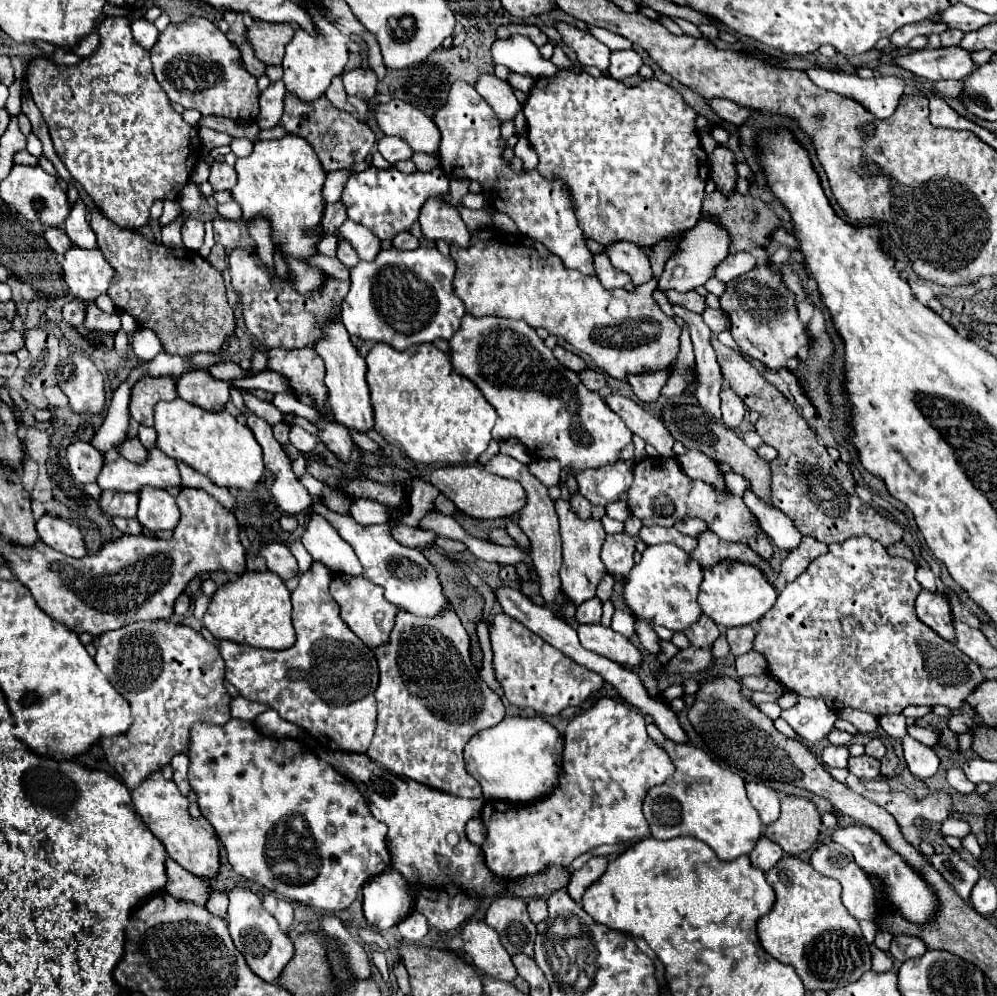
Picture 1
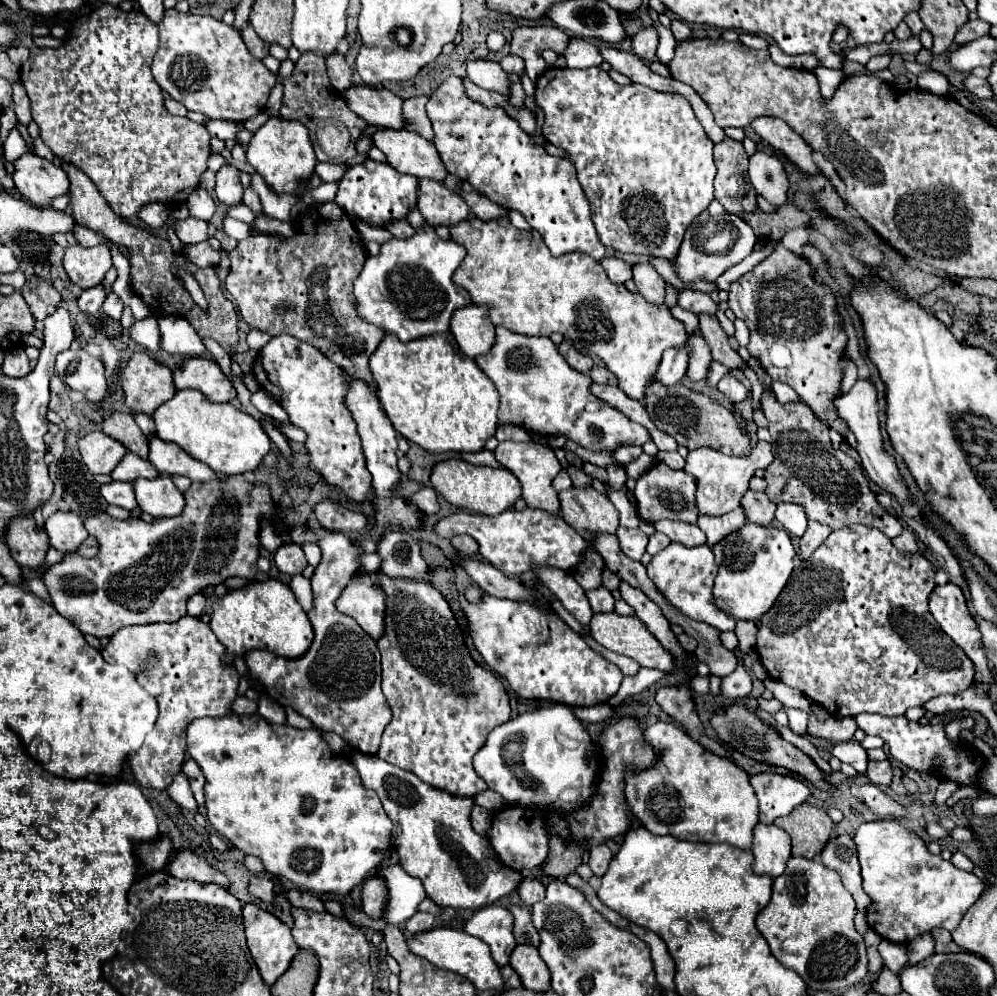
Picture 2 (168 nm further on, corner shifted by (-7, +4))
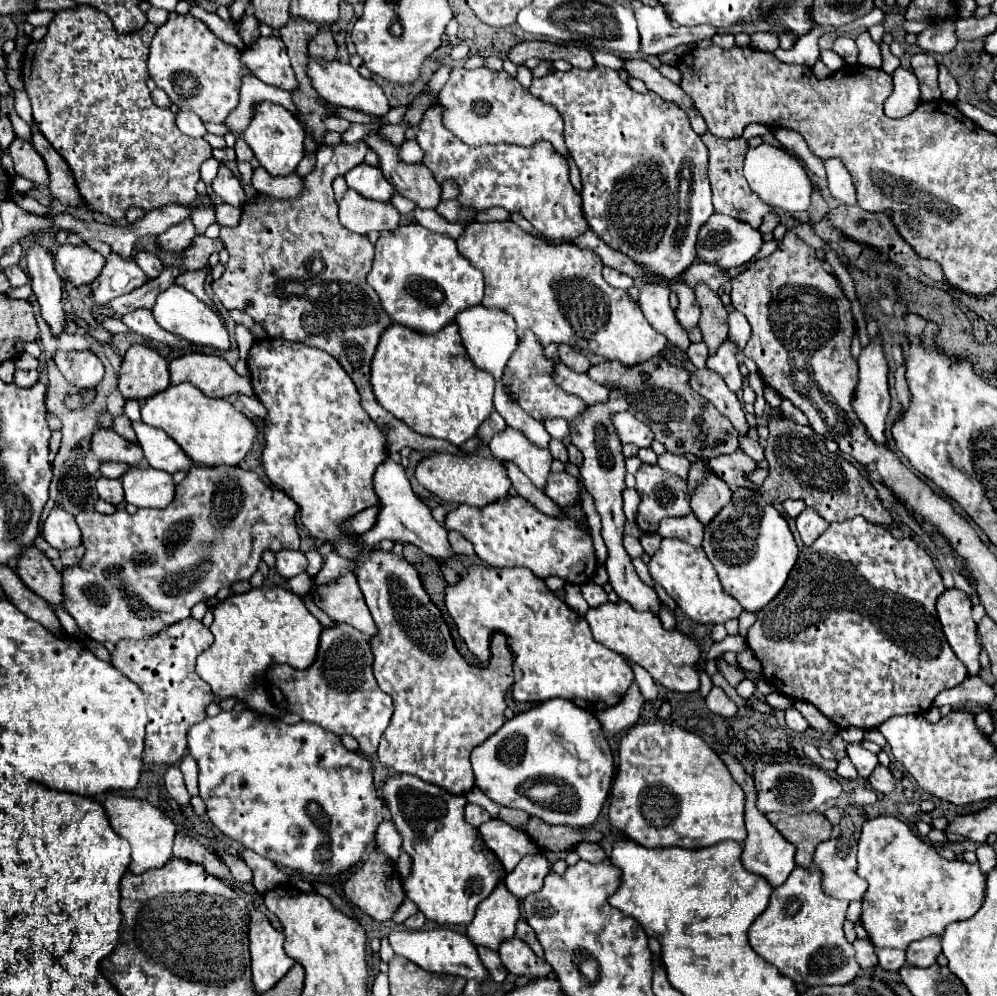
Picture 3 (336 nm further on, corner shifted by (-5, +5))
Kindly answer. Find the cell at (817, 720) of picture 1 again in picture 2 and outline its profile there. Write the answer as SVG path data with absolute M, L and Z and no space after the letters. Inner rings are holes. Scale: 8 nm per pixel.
M786 709L788 719L790 719L790 729L802 737L806 737L806 727L808 727L808 713L800 711L800 709Z

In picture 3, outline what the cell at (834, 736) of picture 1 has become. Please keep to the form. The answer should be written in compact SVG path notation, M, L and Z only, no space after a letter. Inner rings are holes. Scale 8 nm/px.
M840 728L836 734L838 734L844 742L848 742L848 744L860 744L864 732L862 732L860 728Z

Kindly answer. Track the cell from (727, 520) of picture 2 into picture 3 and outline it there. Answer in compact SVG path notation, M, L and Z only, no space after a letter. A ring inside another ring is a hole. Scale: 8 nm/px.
M718 476L716 480L712 480L712 484L708 484L708 488L700 488L700 492L694 492L690 498L692 512L704 526L710 524L714 516L730 502L732 502L732 490Z

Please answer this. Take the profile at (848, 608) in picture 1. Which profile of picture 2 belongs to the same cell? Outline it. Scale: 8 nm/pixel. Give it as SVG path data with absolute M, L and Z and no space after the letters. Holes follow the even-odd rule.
M852 525L852 527L832 531L830 537L806 561L796 561L794 573L790 575L786 589L782 589L782 593L778 595L778 601L772 605L772 609L762 615L758 637L756 637L758 639L756 653L760 655L760 661L772 679L782 681L784 685L802 691L810 701L824 707L832 717L856 717L858 713L904 715L910 707L924 705L926 701L930 701L938 695L964 691L974 683L972 661L966 657L966 653L962 649L958 649L958 645L946 633L942 633L942 629L938 629L938 625L928 609L928 597L934 591L934 587L936 587L934 567L930 565L930 561L920 553L898 551L882 531L878 531L874 527L866 527L866 525Z

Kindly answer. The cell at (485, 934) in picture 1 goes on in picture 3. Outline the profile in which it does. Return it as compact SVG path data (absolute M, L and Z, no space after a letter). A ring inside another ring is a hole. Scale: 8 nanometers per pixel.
M498 884L496 890L478 904L474 920L466 926L466 936L476 946L498 950L500 942L514 936L518 916L520 910L516 896L512 896L504 884Z

